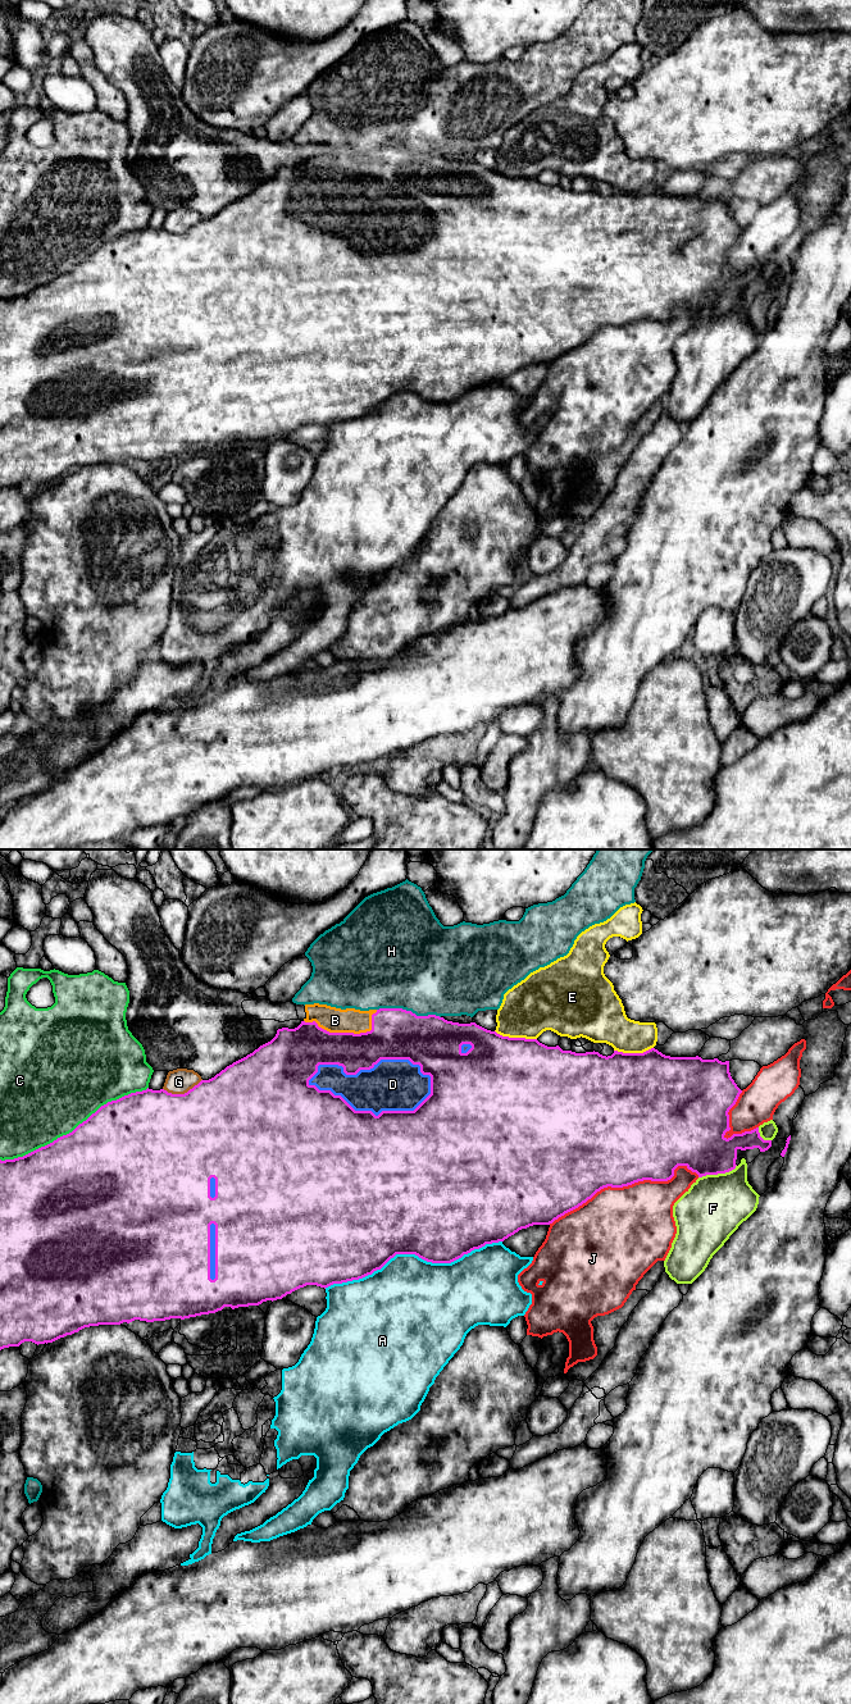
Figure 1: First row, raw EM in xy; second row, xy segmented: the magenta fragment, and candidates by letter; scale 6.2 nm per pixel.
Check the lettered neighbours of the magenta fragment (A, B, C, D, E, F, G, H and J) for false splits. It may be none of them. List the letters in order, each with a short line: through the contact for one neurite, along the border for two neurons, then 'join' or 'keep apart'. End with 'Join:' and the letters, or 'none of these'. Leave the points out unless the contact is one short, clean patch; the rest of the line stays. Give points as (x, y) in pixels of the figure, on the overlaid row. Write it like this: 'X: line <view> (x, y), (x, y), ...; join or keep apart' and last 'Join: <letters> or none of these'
A: keep apart
B: join
C: keep apart
D: join
E: keep apart
F: keep apart
G: keep apart
H: keep apart
J: keep apart
Join: B, D

